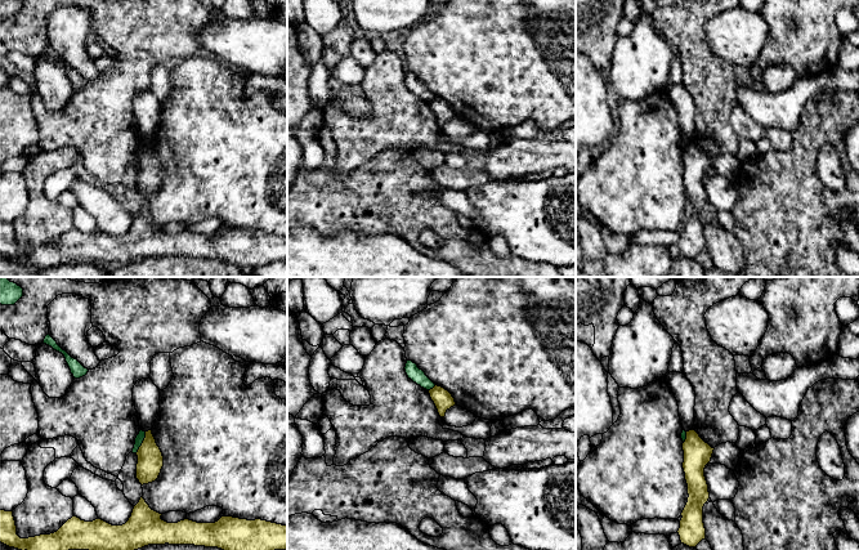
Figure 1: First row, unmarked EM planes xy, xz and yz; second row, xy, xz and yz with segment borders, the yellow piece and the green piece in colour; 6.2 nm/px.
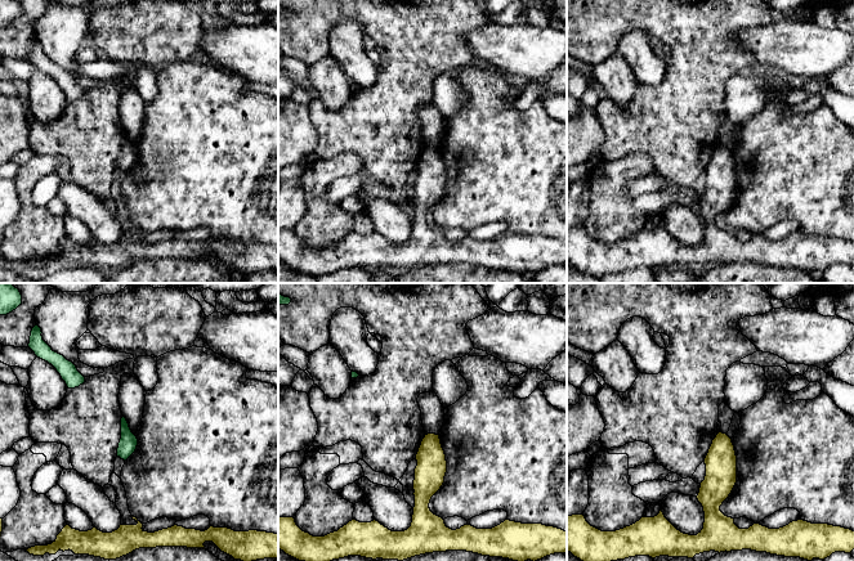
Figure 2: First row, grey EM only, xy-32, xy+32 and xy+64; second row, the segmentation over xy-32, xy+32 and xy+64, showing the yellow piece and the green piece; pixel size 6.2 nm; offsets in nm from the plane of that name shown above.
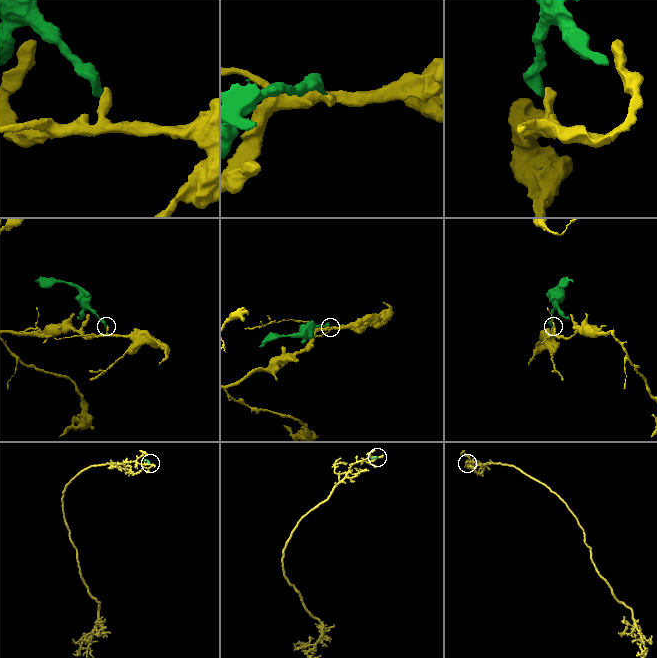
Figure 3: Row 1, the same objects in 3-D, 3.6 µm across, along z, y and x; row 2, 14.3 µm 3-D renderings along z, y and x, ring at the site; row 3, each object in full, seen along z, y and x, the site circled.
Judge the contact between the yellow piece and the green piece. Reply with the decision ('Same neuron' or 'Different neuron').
Different neuron

